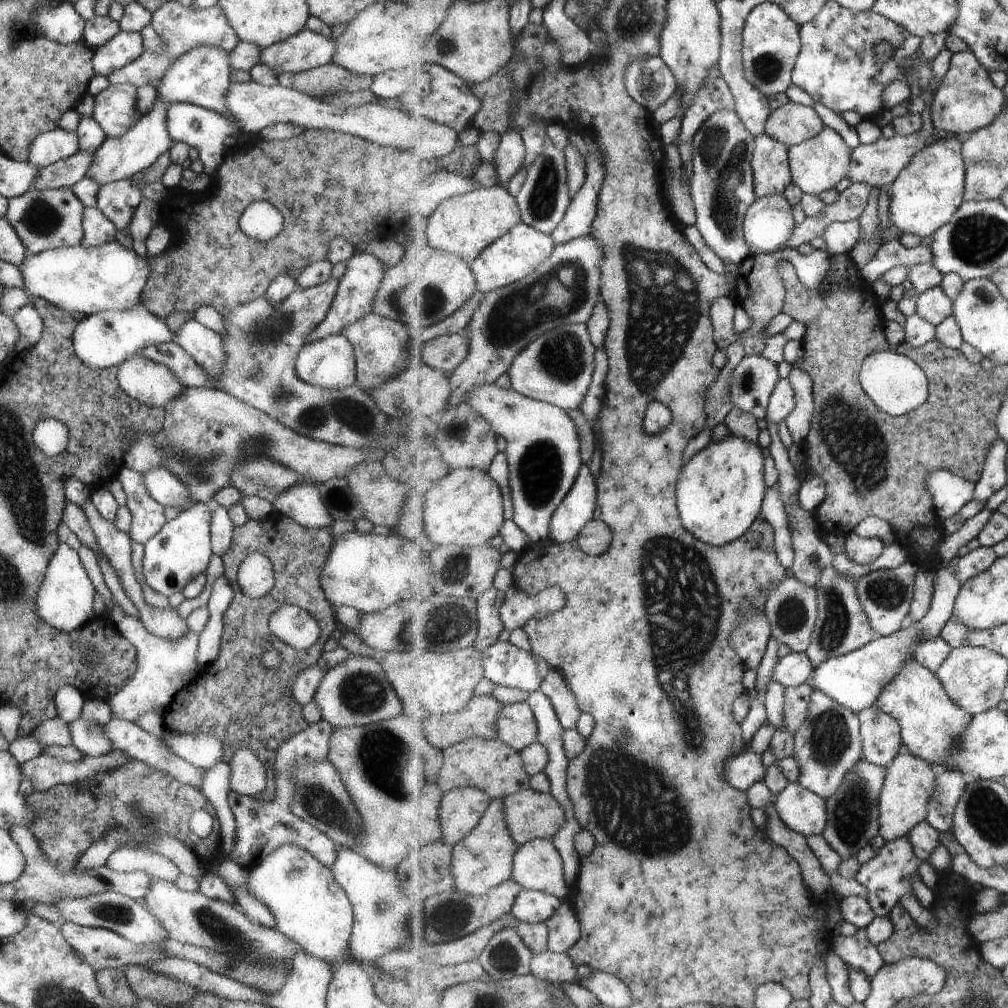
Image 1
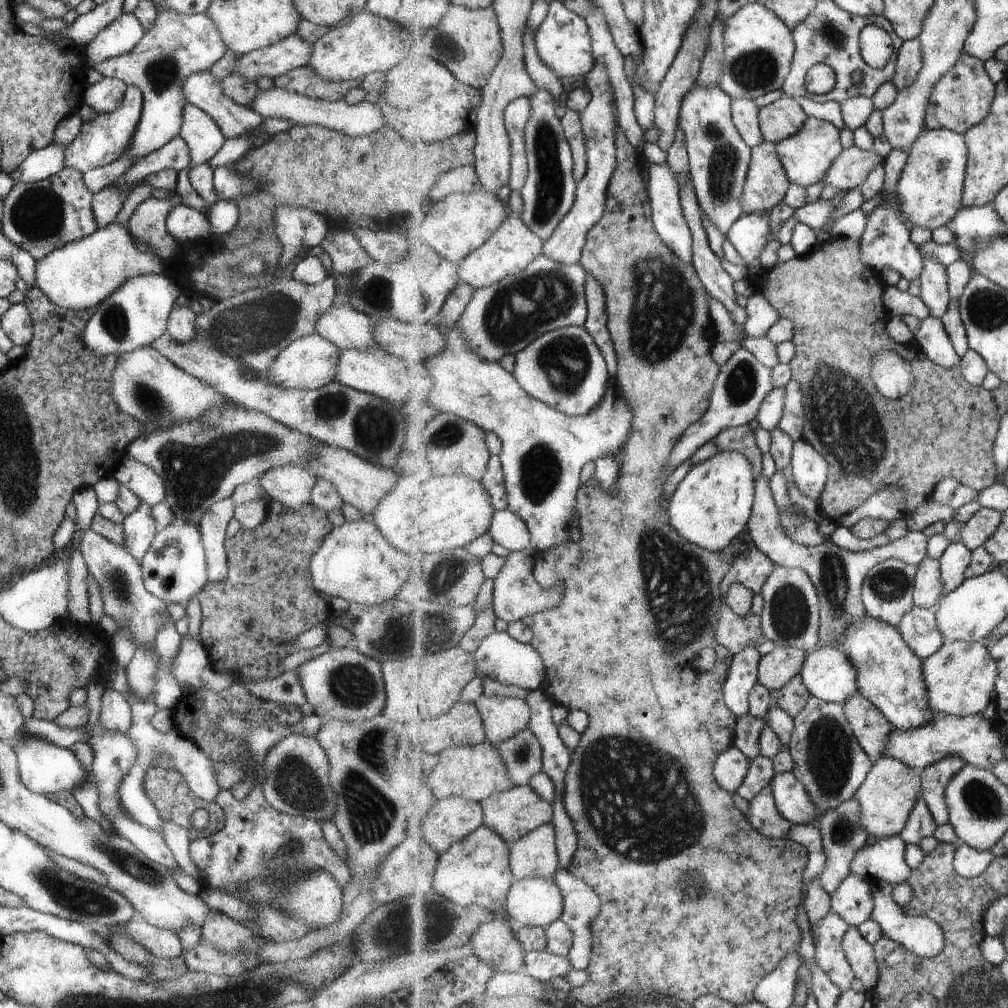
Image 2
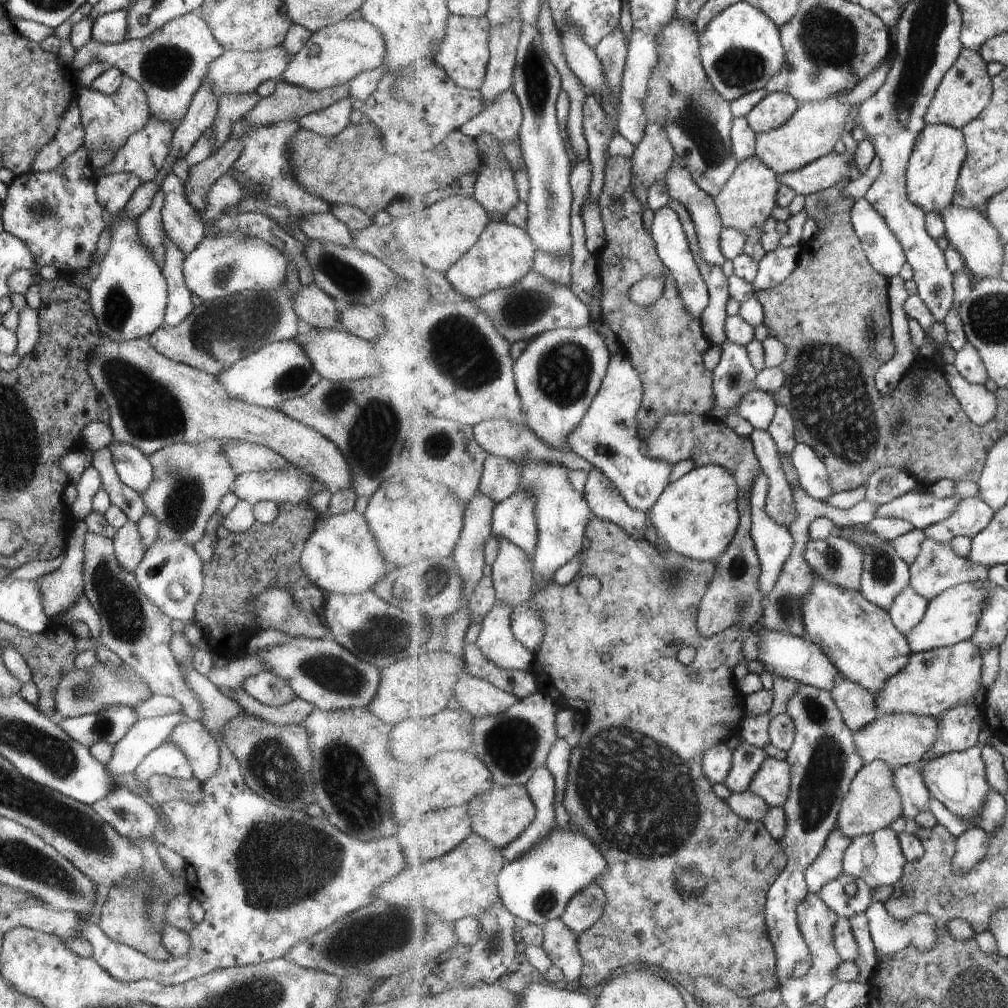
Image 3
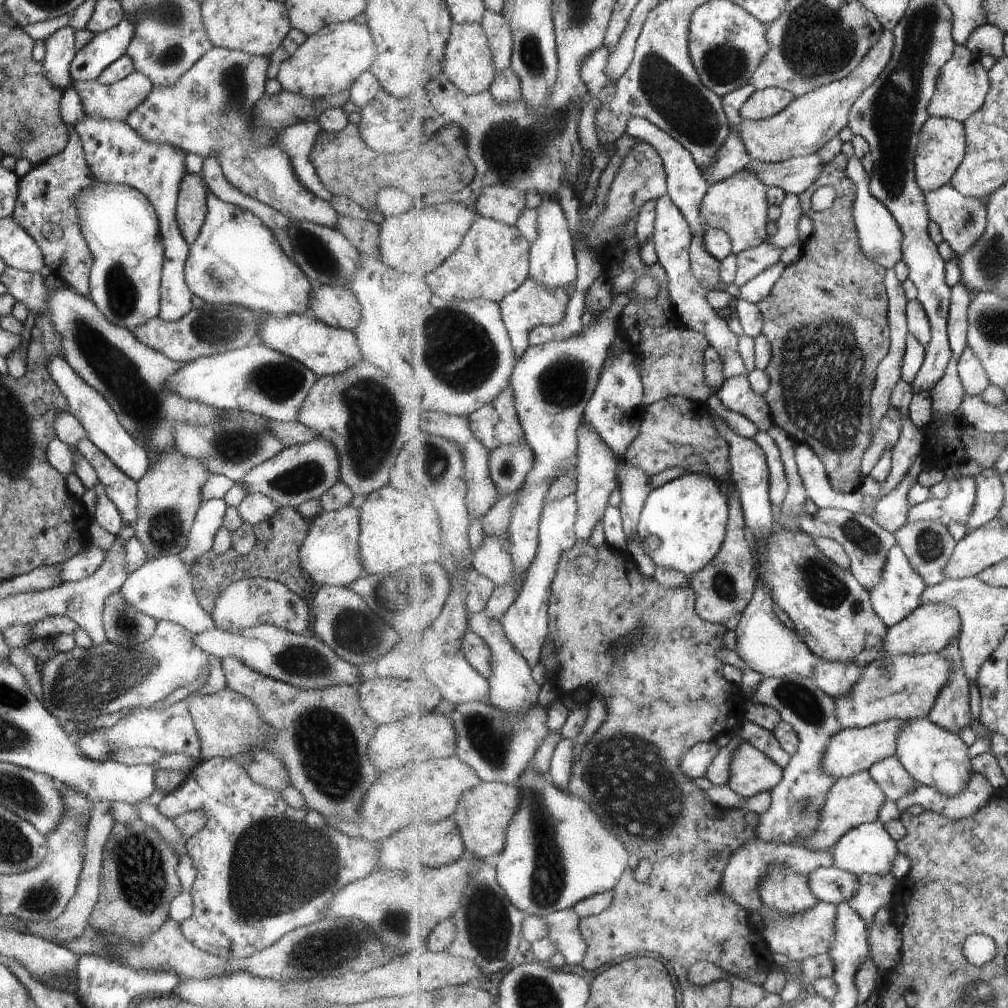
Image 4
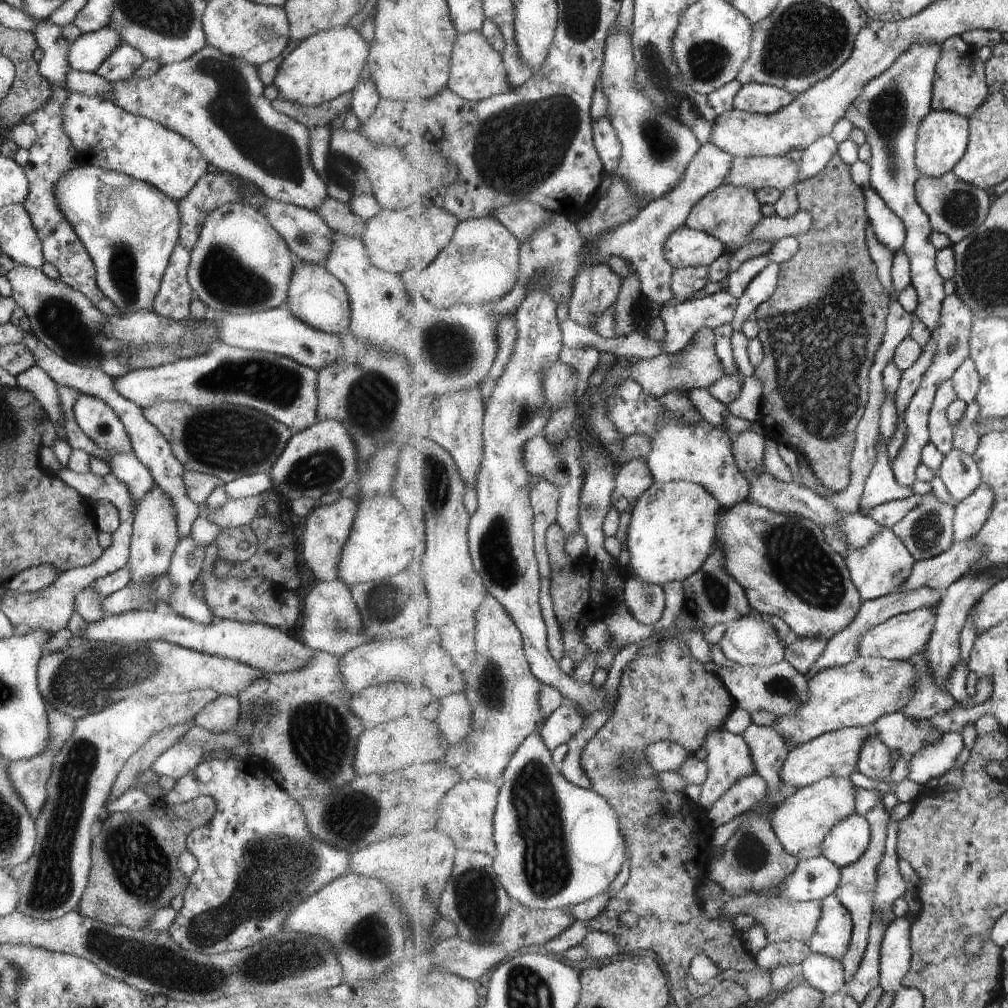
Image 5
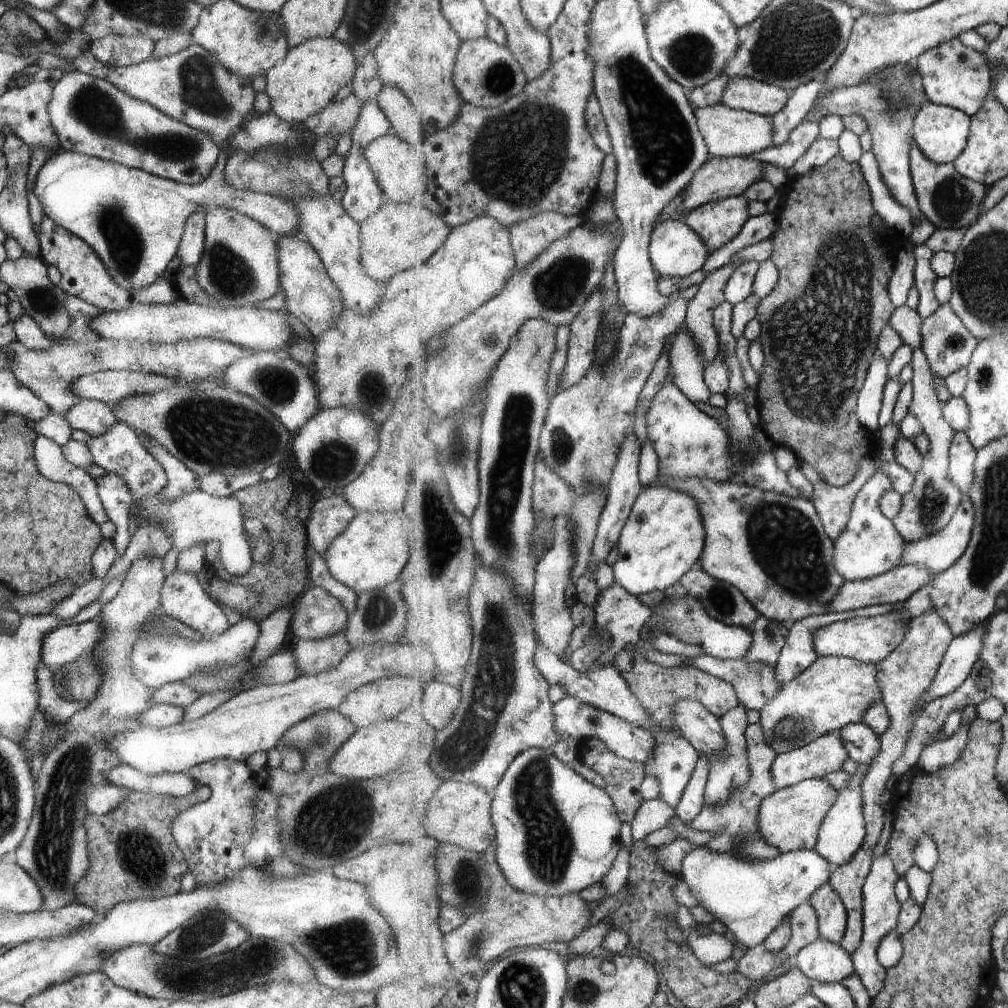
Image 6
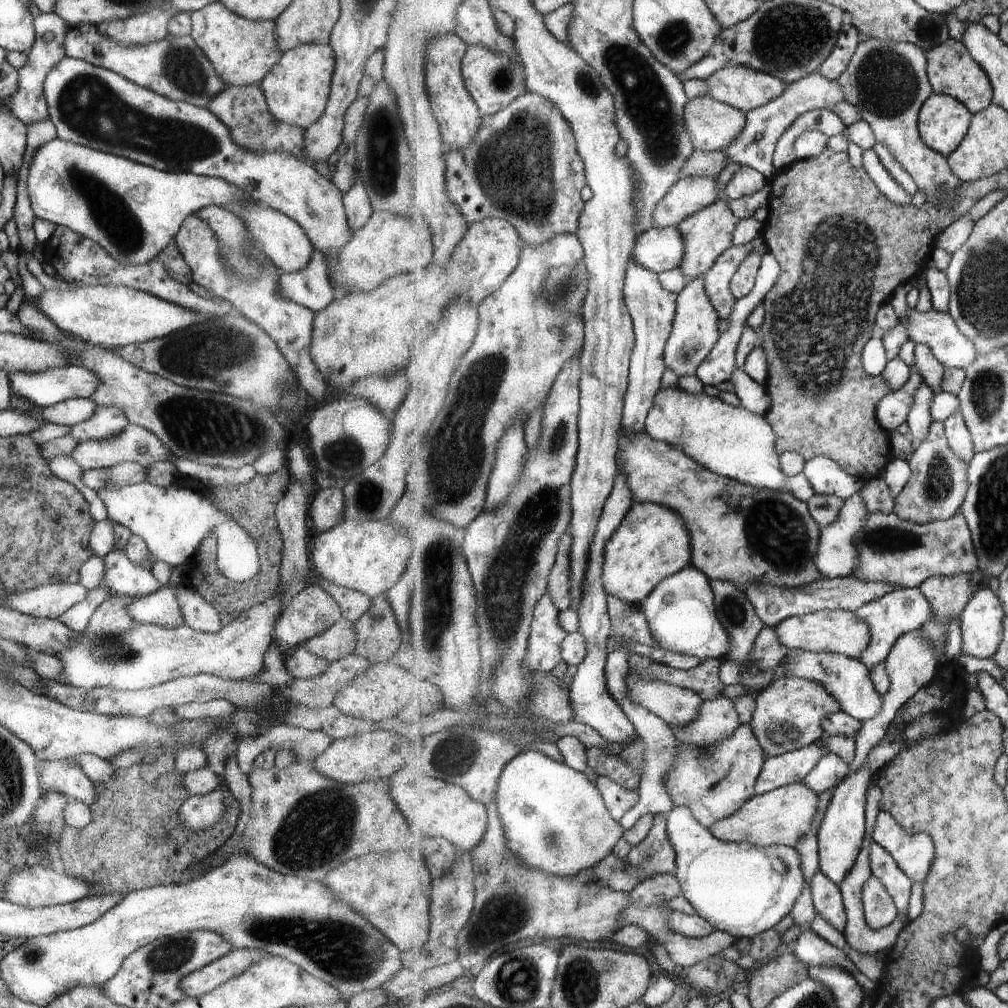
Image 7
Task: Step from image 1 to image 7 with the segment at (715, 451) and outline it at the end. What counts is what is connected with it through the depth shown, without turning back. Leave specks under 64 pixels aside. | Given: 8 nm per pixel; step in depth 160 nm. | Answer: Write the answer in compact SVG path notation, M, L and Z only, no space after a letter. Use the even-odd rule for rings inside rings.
M636 502L605 546L603 588L609 596L641 606L666 578L692 565L691 533L684 518L659 503Z

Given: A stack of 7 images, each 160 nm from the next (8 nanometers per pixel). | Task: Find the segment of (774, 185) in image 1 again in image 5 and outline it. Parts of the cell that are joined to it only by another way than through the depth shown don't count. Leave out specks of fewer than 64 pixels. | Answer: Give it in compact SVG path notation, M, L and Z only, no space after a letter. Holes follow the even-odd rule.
M725 184L704 196L693 207L686 225L716 236L726 247L730 248L731 253L735 254L746 245L743 243L752 236L754 228L765 218L762 208L763 204L759 202L755 190Z

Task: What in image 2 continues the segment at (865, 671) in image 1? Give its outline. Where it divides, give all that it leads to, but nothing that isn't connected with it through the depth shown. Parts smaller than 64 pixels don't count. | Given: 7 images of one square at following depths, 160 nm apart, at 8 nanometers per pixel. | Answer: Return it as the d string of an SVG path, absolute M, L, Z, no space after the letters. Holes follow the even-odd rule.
M951 543L940 558L943 590L940 602L958 589L966 580L966 570L971 564L971 549L963 543ZM837 647L817 648L806 656L801 678L813 697L844 705L858 690L858 670Z

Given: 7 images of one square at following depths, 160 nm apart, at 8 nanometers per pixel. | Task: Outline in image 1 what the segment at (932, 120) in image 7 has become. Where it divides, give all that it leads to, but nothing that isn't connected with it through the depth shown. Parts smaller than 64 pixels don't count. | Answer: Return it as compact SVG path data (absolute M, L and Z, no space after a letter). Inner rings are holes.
M959 138L943 139L917 153L890 186L890 216L903 234L934 236L966 200L966 162Z

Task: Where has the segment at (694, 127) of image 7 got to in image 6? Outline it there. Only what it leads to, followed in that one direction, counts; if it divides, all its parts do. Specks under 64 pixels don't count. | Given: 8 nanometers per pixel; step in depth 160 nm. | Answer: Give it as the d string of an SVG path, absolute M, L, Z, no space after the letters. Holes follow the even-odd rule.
M725 103L694 110L697 128L703 134L707 150L711 157L746 157L761 152L765 148L775 147L774 122L772 117L743 109L732 109Z

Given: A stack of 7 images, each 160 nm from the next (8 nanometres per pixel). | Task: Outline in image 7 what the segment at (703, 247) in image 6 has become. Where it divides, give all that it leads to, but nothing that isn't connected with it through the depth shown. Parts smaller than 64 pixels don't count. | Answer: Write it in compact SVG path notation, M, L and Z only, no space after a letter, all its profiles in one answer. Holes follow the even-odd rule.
M655 228L643 232L636 240L633 257L659 275L679 269L685 258L685 244L679 228Z

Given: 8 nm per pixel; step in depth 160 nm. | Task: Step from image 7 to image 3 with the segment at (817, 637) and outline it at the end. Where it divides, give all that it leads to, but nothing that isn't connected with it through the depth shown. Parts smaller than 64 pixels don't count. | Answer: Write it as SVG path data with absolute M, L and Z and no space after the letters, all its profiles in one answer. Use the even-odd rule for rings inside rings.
M968 582L948 588L938 597L930 600L926 617L907 637L913 653L935 650L968 641L977 632L979 621L988 604L988 592L977 583Z

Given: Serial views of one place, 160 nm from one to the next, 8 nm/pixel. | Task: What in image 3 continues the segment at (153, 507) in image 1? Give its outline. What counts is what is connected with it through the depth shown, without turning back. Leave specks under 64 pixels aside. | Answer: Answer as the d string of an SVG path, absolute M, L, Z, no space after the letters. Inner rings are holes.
M125 521L112 536L116 561L129 572L133 572L143 556L144 548L140 543L140 534L137 525Z

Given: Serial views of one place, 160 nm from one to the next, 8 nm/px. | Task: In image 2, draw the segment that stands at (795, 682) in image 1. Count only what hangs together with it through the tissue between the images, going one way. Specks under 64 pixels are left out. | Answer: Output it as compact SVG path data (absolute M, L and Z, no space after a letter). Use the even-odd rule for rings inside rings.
M777 646L759 661L759 684L772 692L780 691L795 676L801 674L807 655L801 649Z

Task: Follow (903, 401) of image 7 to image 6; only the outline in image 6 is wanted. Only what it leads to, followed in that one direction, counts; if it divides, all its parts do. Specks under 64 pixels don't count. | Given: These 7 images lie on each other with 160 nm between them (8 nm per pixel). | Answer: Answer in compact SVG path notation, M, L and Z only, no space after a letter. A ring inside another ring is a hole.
M922 347L913 350L913 358L909 363L914 368L914 379L911 380L912 398L906 412L920 418L925 429L924 433L931 441L931 452L923 457L923 464L919 472L915 474L916 481L913 490L904 496L901 512L892 521L906 542L914 543L945 529L965 495L948 475L950 448L956 432L944 417L943 404L938 397L936 378L933 376L927 355Z

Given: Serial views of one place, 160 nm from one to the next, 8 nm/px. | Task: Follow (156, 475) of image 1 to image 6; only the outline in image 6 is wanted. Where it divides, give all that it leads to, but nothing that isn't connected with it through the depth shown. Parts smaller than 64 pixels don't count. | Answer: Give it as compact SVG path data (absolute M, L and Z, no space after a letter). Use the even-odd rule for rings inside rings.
M81 399L76 405L69 408L69 410L64 414L64 419L67 421L71 430L83 431L90 437L102 435L108 427L115 424L118 420L118 418L113 414L110 404L97 399Z

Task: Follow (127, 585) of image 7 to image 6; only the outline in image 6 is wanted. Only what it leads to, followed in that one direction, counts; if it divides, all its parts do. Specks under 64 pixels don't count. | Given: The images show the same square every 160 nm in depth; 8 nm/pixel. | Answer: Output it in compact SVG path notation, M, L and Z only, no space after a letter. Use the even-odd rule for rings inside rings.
M106 473L102 478L94 481L106 517L116 528L112 543L117 554L123 554L130 539L128 517L130 516L131 495L127 492L122 478L114 474ZM177 568L173 569L165 576L159 594L163 614L172 615L173 618L190 626L205 638L215 638L230 626L219 604L201 588L195 573L183 572Z

